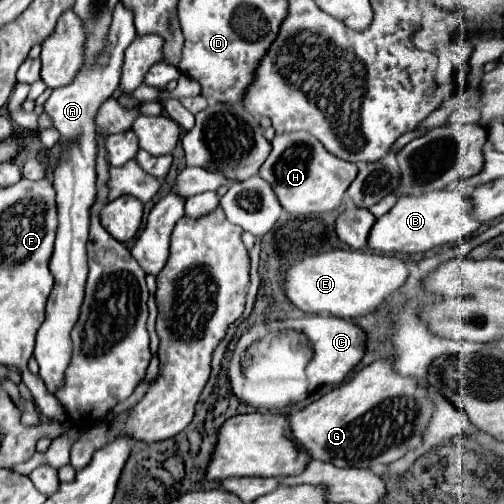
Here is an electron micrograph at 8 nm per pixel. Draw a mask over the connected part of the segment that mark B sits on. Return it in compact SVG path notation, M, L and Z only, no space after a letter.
M450 188L430 192L424 196L398 198L394 208L374 222L372 236L368 236L368 248L382 254L386 252L412 254L412 252L432 250L434 246L440 244L464 240L480 226L468 212L470 212L470 200Z

